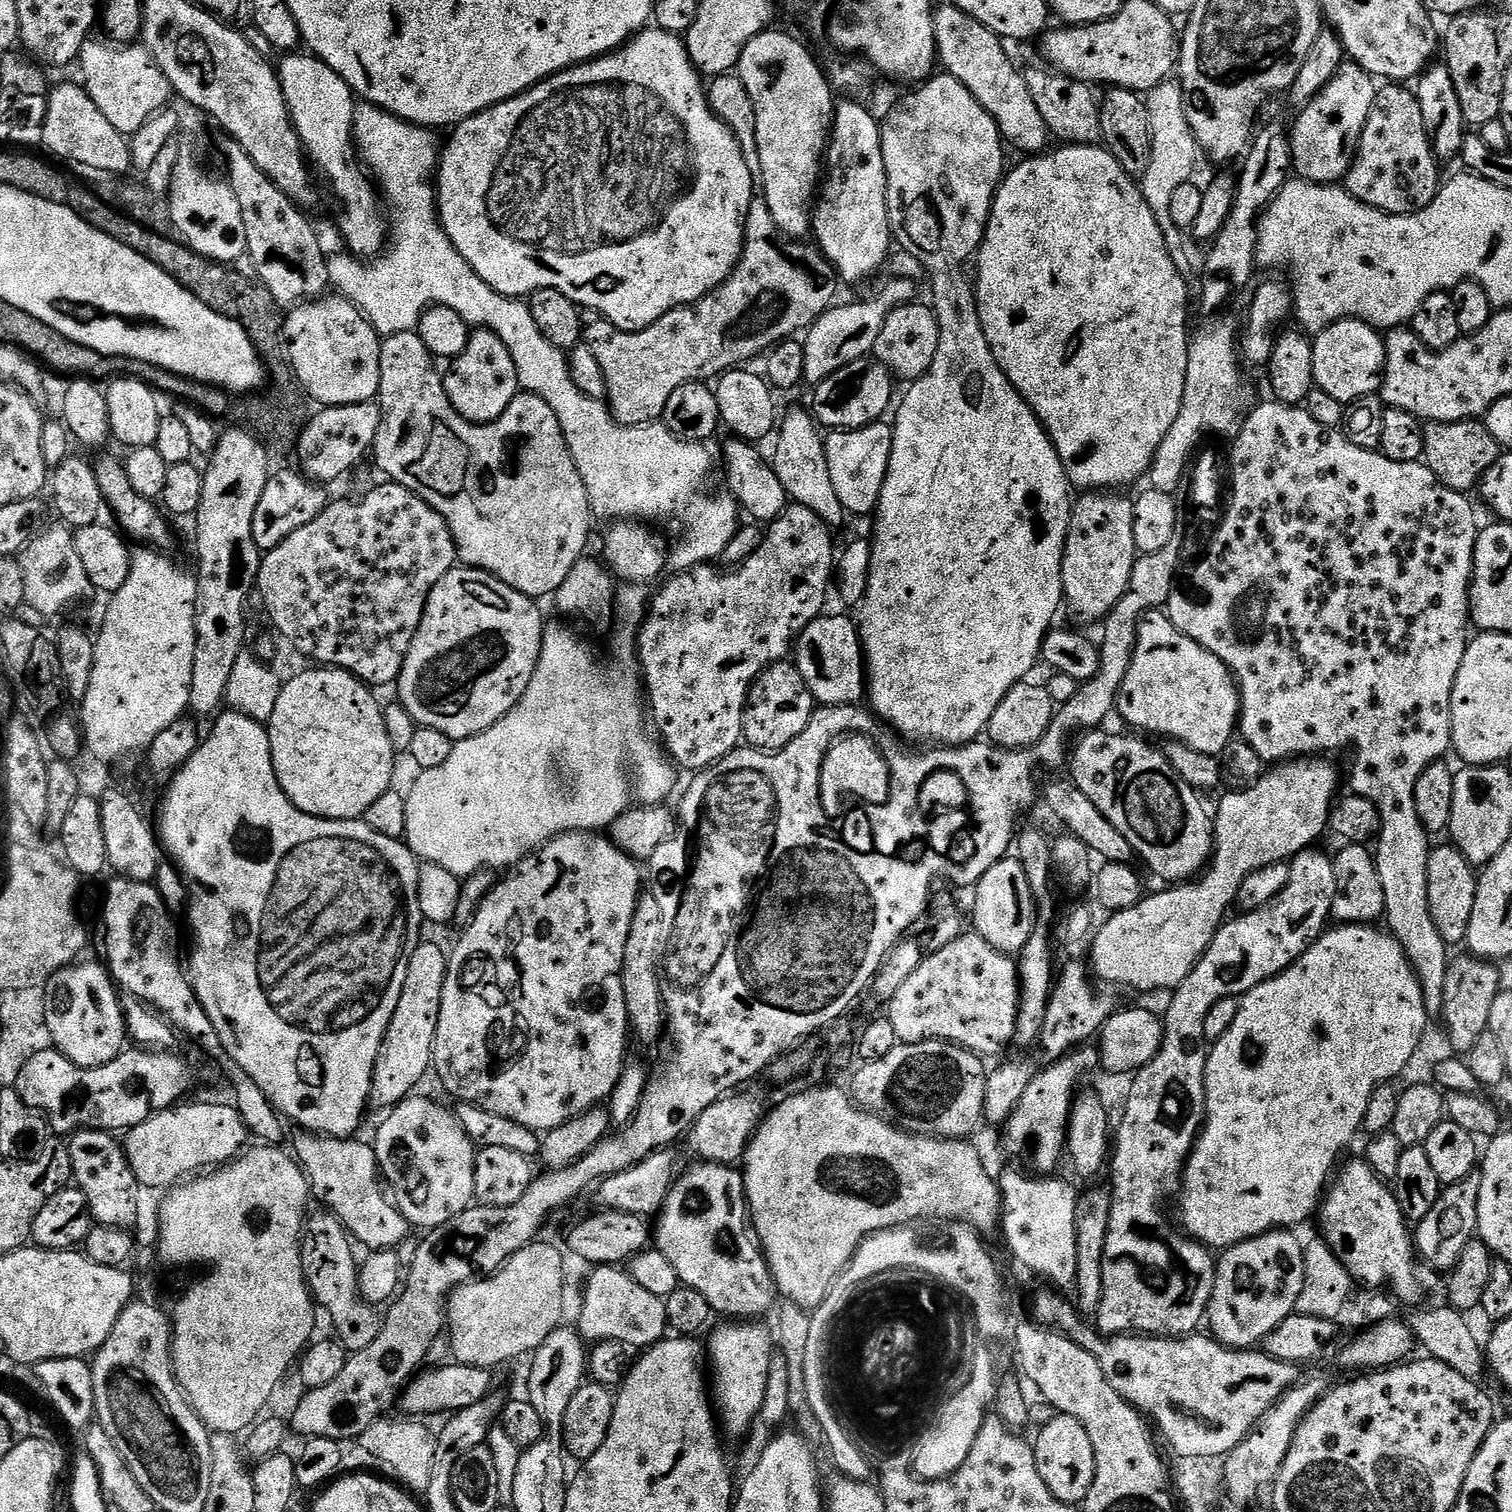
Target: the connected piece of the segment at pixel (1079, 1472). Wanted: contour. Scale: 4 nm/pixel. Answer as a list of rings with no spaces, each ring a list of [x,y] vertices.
[[[1063,1414],[1036,1433],[1034,1451],[1042,1482],[1046,1482],[1050,1494],[1054,1494],[1054,1498],[1058,1498],[1062,1503],[1083,1505],[1096,1477],[1096,1455],[1090,1442],[1090,1434],[1086,1434],[1082,1422]]]

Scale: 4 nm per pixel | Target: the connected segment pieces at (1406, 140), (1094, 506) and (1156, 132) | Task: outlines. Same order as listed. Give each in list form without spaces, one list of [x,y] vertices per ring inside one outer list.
[[[1396,82],[1387,86],[1389,88],[1381,87],[1377,91],[1376,101],[1370,110],[1370,118],[1366,118],[1366,126],[1360,135],[1356,156],[1352,159],[1352,165],[1342,184],[1350,195],[1361,200],[1366,206],[1386,212],[1390,216],[1413,216],[1414,213],[1421,212],[1440,191],[1441,165],[1433,155],[1432,138],[1428,136],[1426,126],[1423,125],[1422,110],[1416,100],[1415,91]]]
[[[1092,490],[1075,501],[1072,520],[1068,524],[1068,537],[1064,543],[1062,578],[1064,579],[1064,600],[1080,616],[1103,618],[1112,611],[1122,594],[1130,586],[1130,576],[1136,565],[1137,550],[1134,542],[1133,501],[1124,496],[1115,496],[1112,490]]]
[[[1168,80],[1158,87],[1152,88],[1146,94],[1145,104],[1147,106],[1147,122],[1150,124],[1151,158],[1146,174],[1141,176],[1139,181],[1140,191],[1144,201],[1150,206],[1151,213],[1154,214],[1158,228],[1162,230],[1167,253],[1170,254],[1175,268],[1182,274],[1184,280],[1194,284],[1199,281],[1200,275],[1204,271],[1205,253],[1201,247],[1196,246],[1194,250],[1188,247],[1188,244],[1190,245],[1189,237],[1171,217],[1170,205],[1178,187],[1193,179],[1192,174],[1196,168],[1196,162],[1198,158],[1200,159],[1200,147],[1186,118],[1186,102],[1179,83]]]

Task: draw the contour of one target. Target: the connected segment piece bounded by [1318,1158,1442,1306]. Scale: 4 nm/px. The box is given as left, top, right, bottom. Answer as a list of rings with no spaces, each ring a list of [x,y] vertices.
[[[1360,1158],[1360,1160],[1352,1160],[1348,1165],[1346,1164],[1339,1169],[1334,1183],[1327,1189],[1318,1209],[1320,1228],[1324,1231],[1323,1243],[1327,1244],[1332,1253],[1340,1259],[1342,1266],[1350,1273],[1357,1285],[1362,1284],[1360,1286],[1365,1289],[1384,1290],[1388,1288],[1386,1286],[1389,1284],[1392,1287],[1391,1295],[1400,1304],[1402,1302],[1412,1304],[1410,1306],[1423,1305],[1425,1303],[1423,1300],[1439,1284],[1441,1287],[1441,1275],[1418,1259],[1413,1229],[1410,1227],[1409,1221],[1404,1219],[1404,1212],[1396,1201],[1395,1191],[1368,1165],[1367,1159]]]

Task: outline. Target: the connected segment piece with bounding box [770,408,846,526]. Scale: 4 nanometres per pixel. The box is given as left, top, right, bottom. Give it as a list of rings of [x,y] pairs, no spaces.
[[[792,408],[785,416],[783,413],[778,424],[780,437],[776,440],[776,453],[770,456],[770,463],[778,474],[778,482],[782,482],[789,501],[814,510],[818,518],[822,518],[830,526],[837,526],[846,519],[846,513],[842,502],[838,502],[838,494],[834,494],[834,482],[830,482],[830,466],[826,462],[824,449],[825,437],[822,432],[820,436],[819,431],[821,429],[811,411],[803,412],[800,408]]]

